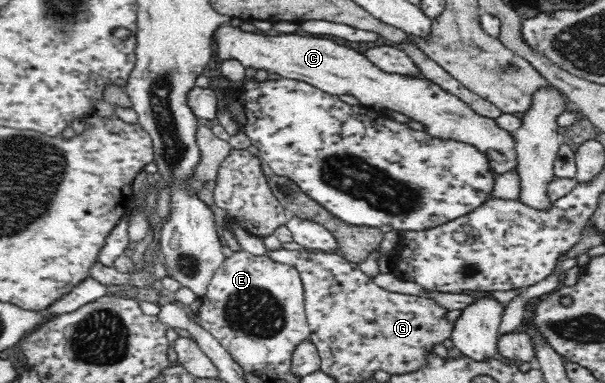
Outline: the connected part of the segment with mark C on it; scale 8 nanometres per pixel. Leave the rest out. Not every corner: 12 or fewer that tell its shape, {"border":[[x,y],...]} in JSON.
{"border":[[224,24],[218,56],[304,81],[468,143],[495,178],[518,171],[513,133],[427,78],[301,32]]}

